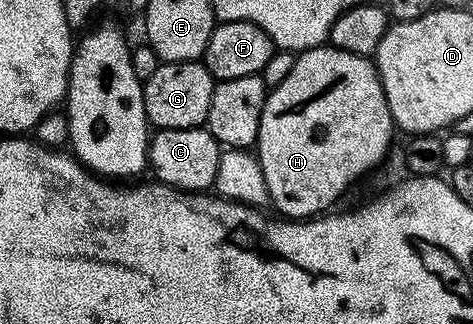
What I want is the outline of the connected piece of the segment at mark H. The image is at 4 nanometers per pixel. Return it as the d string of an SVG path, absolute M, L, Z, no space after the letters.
M324 46L300 52L285 82L270 89L261 110L257 155L270 203L280 217L306 220L327 214L366 172L371 172L387 156L391 139L397 135L395 121L385 98L379 69L368 57Z

